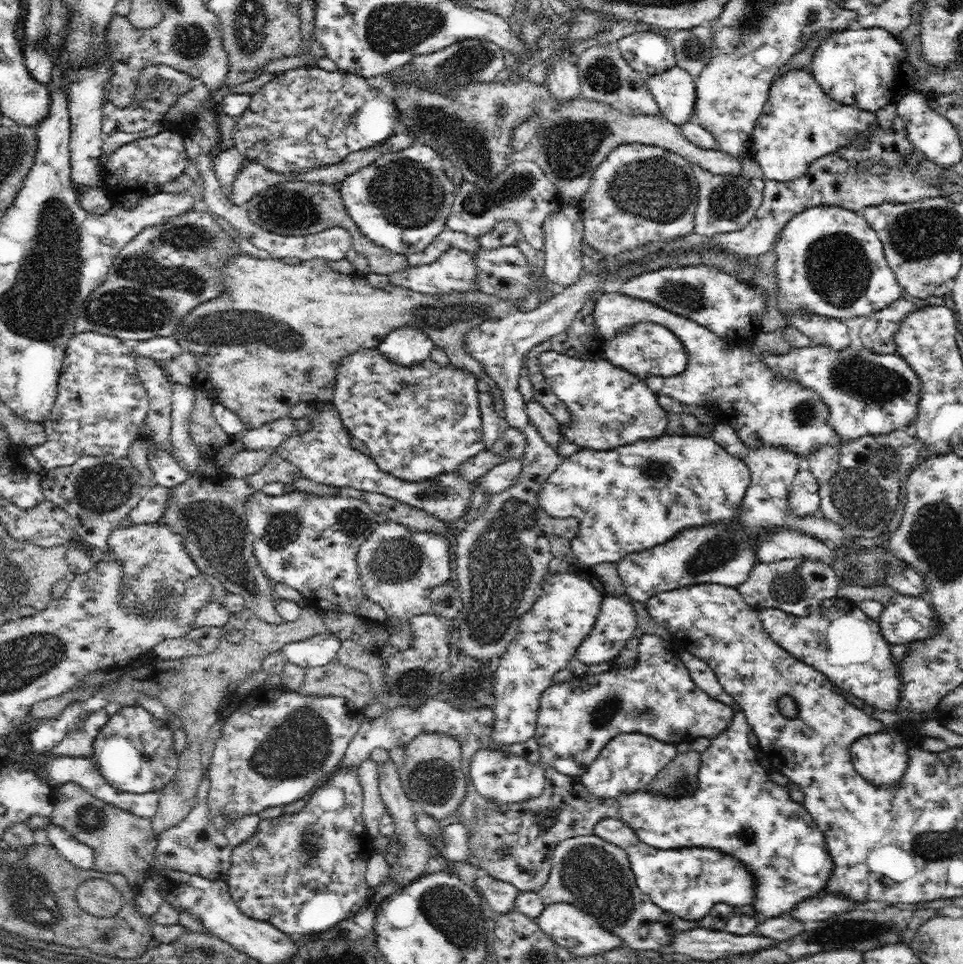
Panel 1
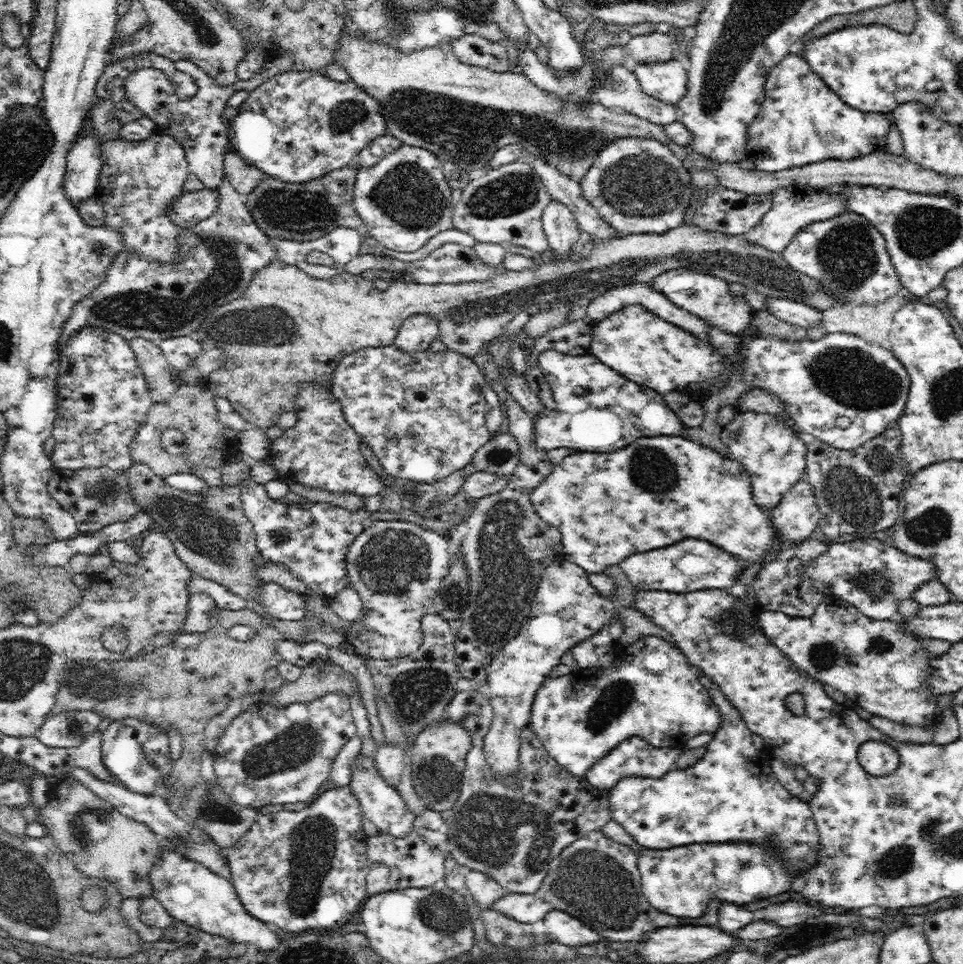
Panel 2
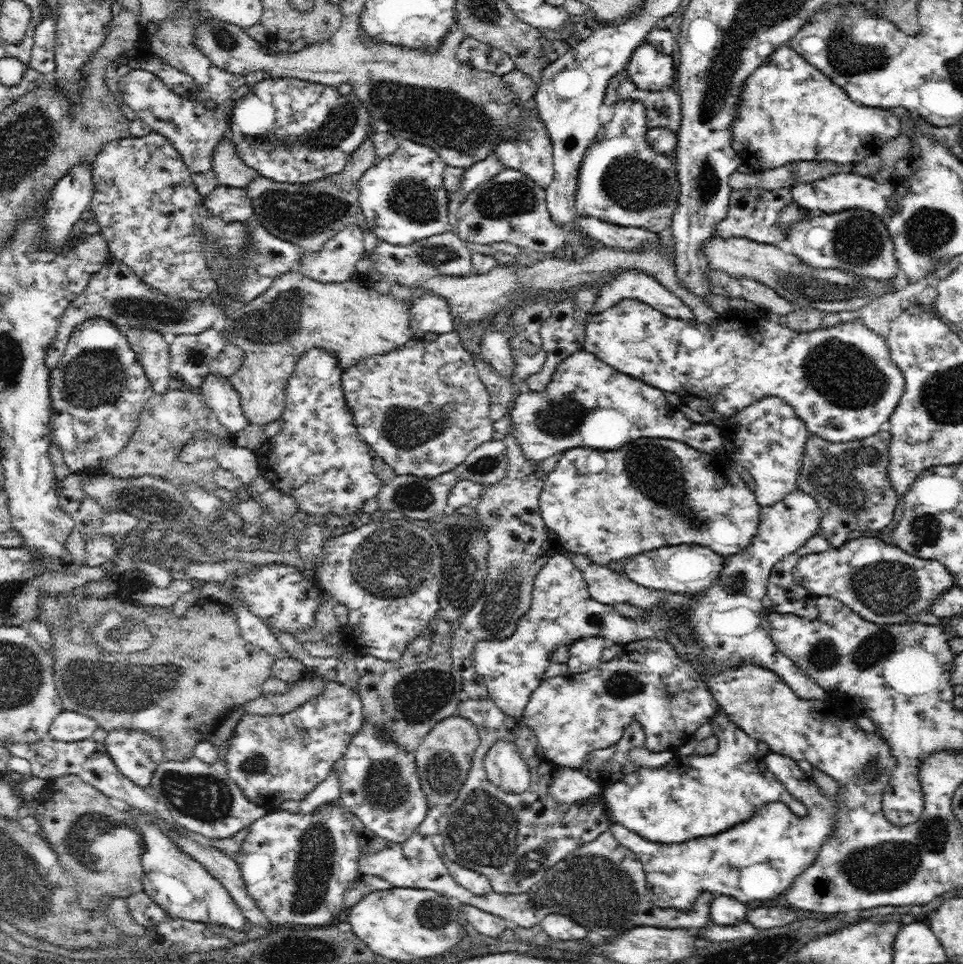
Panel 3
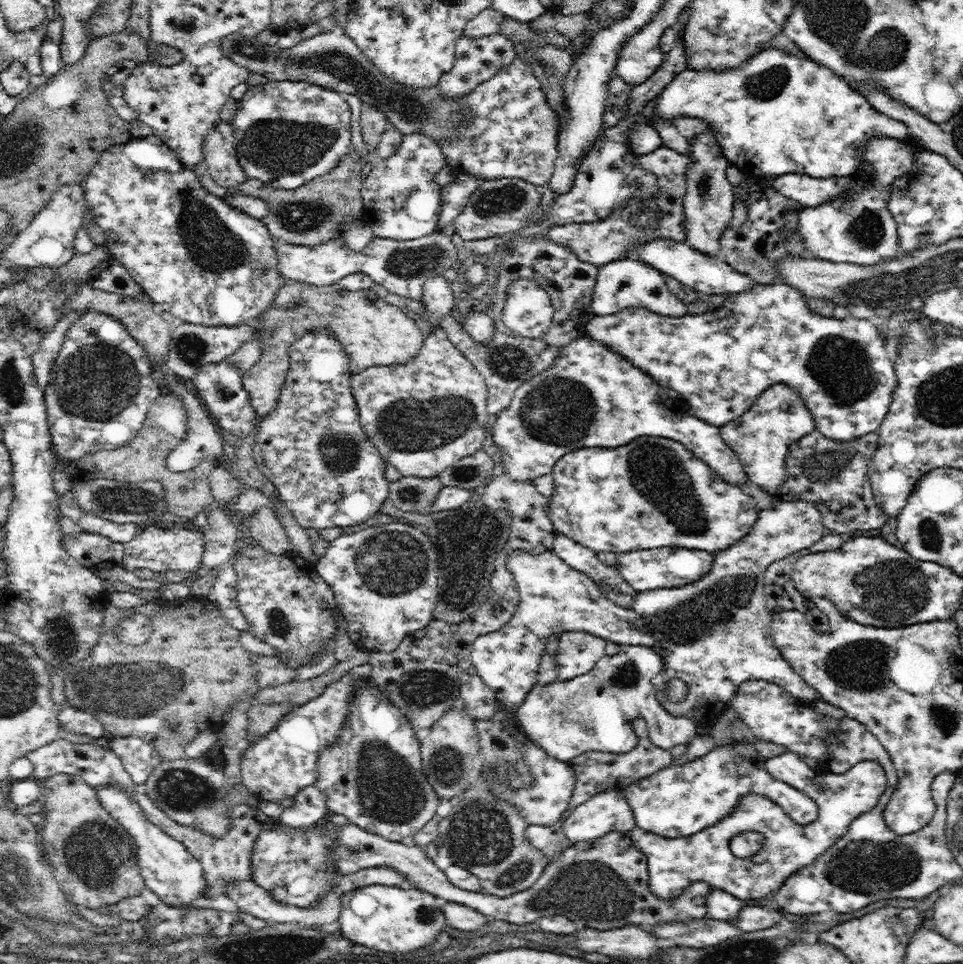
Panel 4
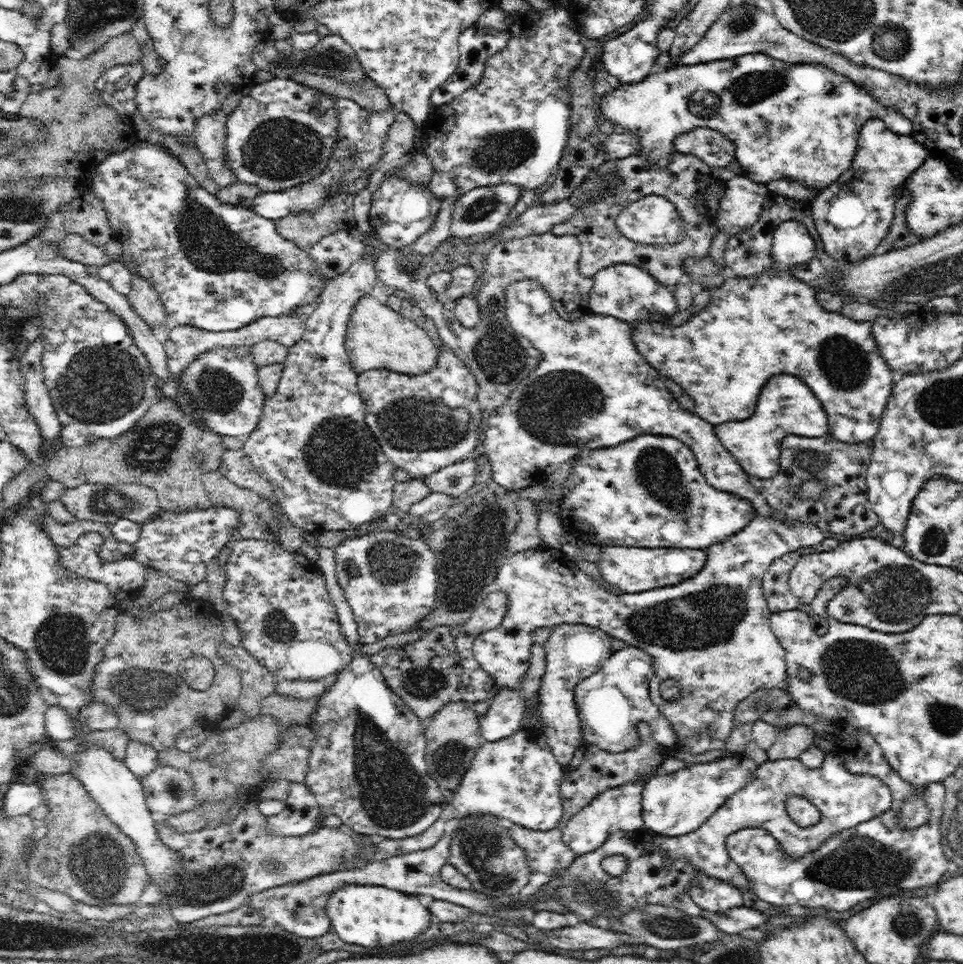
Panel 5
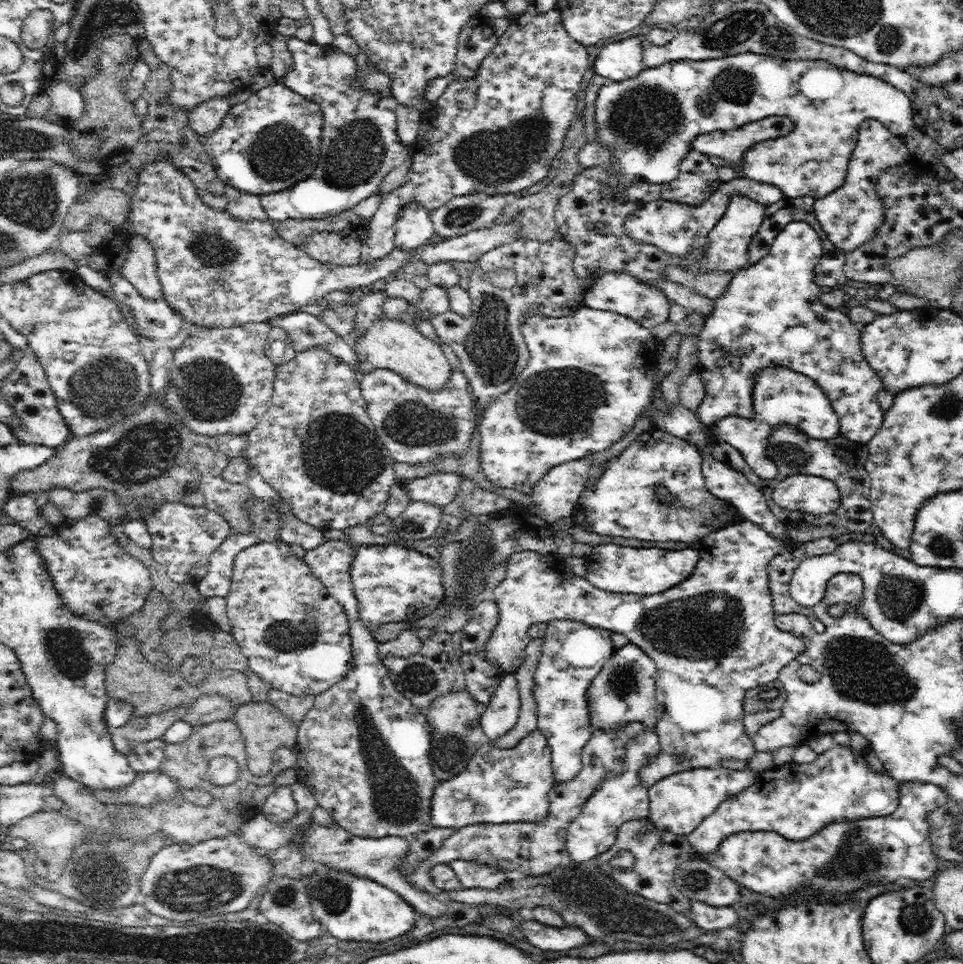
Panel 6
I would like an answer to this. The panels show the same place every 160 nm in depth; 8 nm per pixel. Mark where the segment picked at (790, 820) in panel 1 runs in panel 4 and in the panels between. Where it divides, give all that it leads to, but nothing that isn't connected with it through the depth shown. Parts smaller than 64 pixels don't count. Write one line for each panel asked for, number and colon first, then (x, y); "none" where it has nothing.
2: (724, 797)
3: (691, 796)
4: (677, 801)

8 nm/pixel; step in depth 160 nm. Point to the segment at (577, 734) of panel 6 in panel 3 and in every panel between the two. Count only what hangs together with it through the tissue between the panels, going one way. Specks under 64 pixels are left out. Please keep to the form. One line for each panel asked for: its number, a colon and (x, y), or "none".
3: (585, 653)
4: (578, 652)
5: (573, 651)

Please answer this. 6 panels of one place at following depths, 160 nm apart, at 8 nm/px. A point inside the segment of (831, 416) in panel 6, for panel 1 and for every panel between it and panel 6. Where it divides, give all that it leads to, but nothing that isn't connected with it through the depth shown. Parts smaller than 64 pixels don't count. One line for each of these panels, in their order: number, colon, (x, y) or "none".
1: (724, 554)
2: (774, 453)
3: (768, 438)
4: (762, 437)
5: (786, 406)

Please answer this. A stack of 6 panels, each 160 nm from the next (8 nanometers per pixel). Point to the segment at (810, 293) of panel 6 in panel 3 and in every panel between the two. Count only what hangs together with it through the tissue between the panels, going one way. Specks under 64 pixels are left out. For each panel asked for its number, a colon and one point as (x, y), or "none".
3: (840, 380)
4: (721, 361)
5: (753, 328)

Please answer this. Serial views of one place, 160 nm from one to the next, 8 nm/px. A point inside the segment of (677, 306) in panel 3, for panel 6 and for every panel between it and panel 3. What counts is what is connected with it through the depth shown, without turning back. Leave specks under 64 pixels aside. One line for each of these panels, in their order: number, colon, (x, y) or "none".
4: (622, 283)
5: (627, 292)
6: (620, 292)

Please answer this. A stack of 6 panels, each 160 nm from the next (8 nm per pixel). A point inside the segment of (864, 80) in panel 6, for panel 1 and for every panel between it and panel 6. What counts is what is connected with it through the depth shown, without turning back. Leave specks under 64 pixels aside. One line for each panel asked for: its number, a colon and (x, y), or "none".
1: (799, 123)
2: (801, 121)
3: (788, 111)
4: (778, 113)
5: (802, 121)

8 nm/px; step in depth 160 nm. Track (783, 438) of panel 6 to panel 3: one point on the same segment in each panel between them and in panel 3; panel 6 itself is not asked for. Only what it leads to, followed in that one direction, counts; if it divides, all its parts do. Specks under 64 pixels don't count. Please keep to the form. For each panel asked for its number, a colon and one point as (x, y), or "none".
3: (850, 481)
4: (833, 475)
5: (844, 512)

